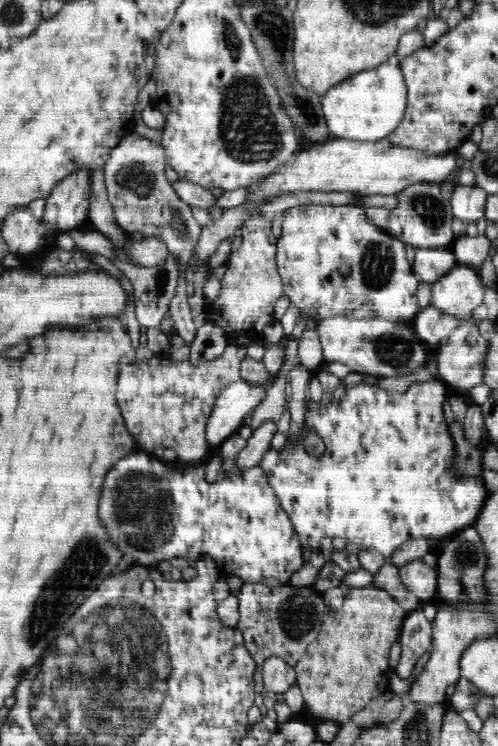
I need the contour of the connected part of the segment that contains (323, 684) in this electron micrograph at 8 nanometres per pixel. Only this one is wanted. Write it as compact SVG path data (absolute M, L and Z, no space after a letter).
M370 584L365 588L349 589L346 592L343 606L323 616L318 638L307 646L305 654L295 666L296 684L300 686L305 706L308 706L310 713L322 721L330 720L340 725L351 720L350 717L353 714L363 710L372 698L378 696L374 692L376 688L370 690L364 686L378 682L378 672L380 676L386 674L390 646L399 640L406 611L408 610L398 601L394 601L394 597L386 593L386 590L376 589L376 586Z

